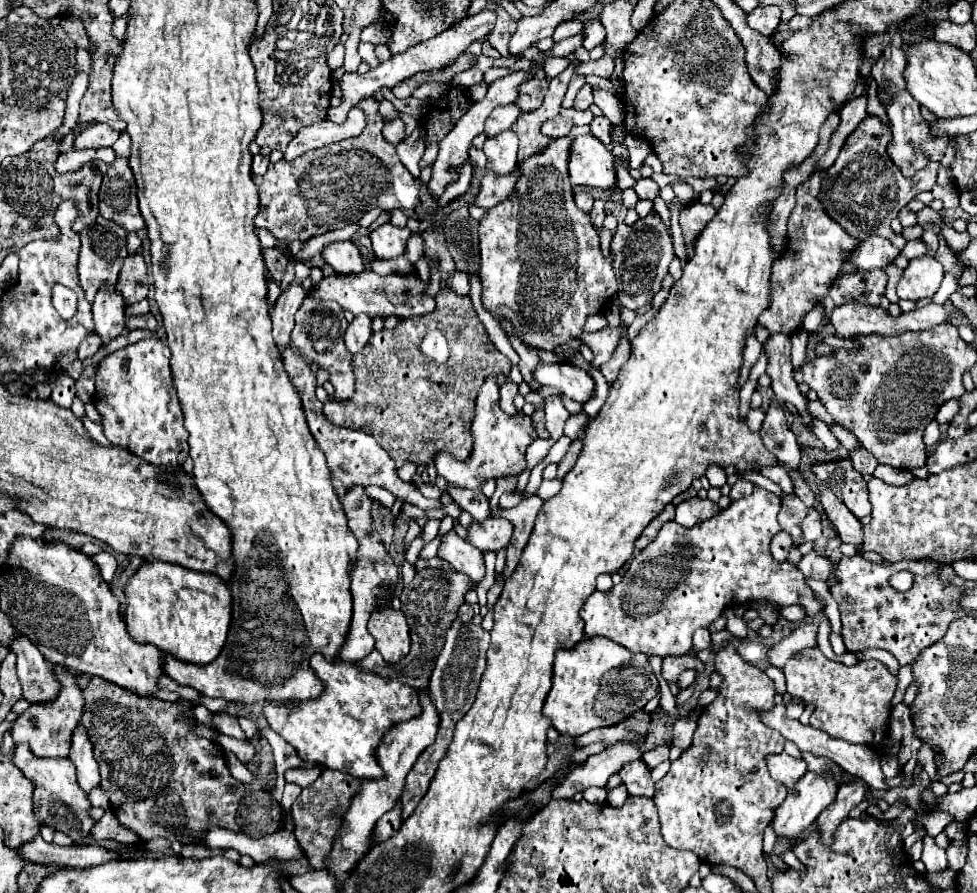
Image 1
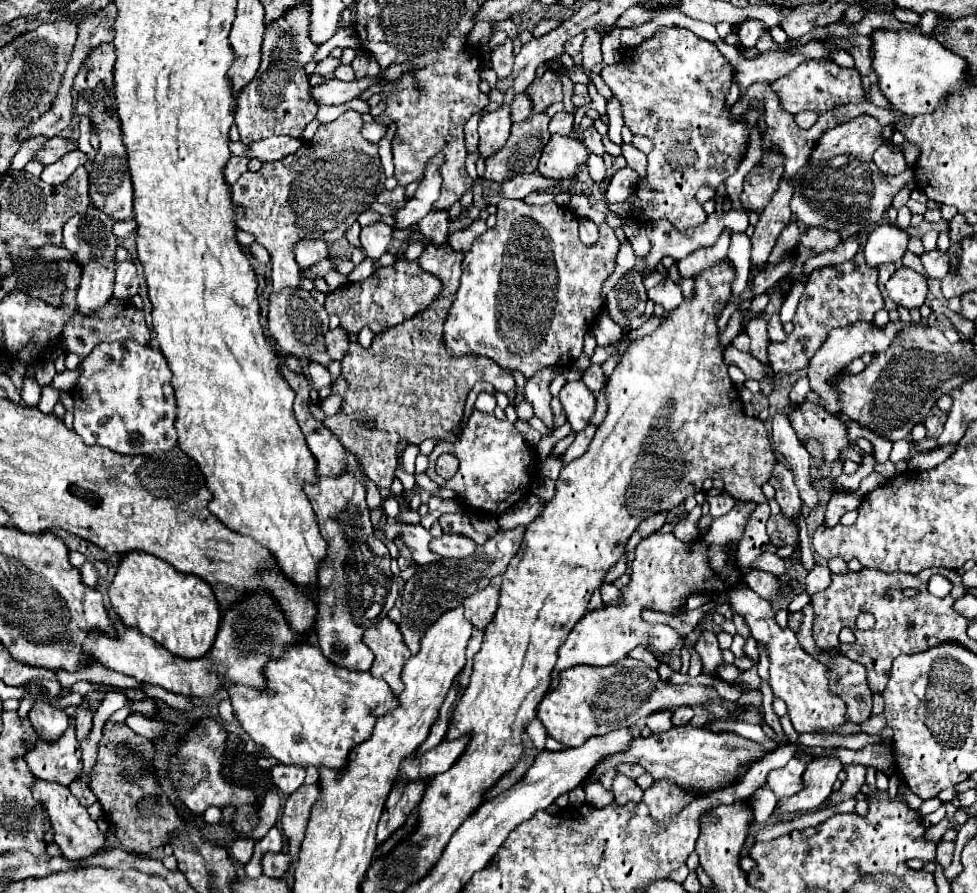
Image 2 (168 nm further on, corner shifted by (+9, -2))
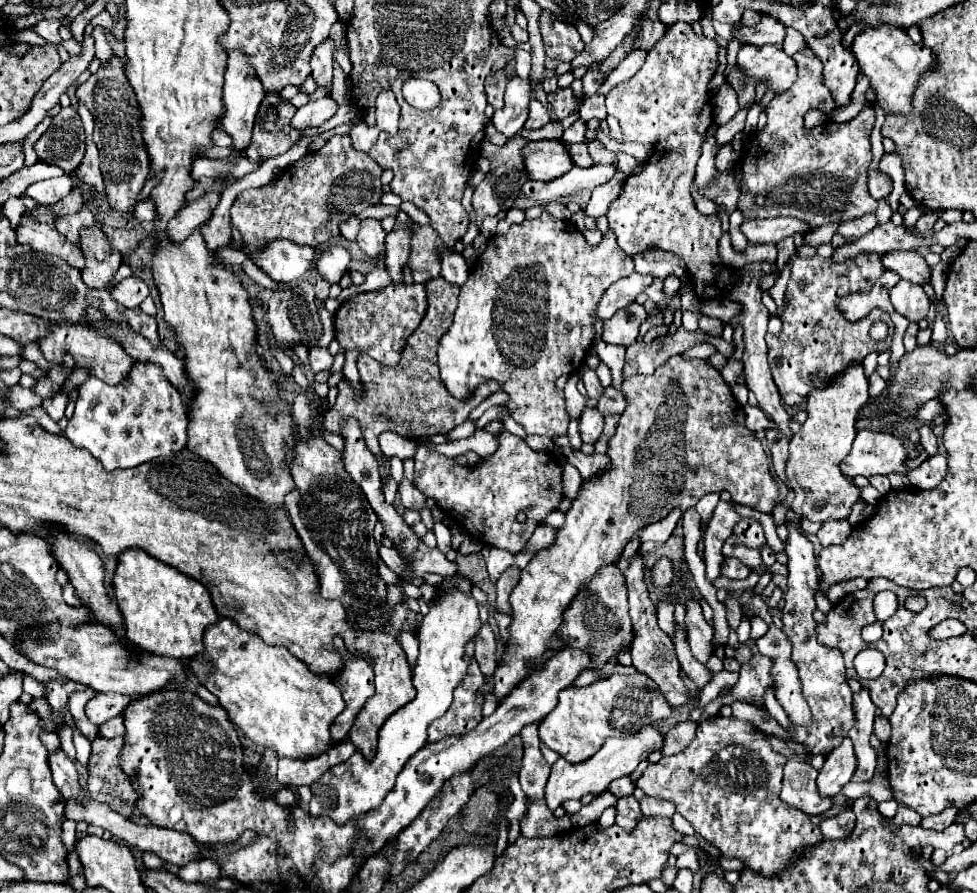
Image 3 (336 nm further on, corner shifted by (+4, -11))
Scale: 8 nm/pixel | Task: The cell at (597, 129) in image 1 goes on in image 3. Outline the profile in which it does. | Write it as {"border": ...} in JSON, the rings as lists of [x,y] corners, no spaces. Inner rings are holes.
{"border":[[[590,141],[588,151],[590,151],[590,157],[594,163],[616,163],[618,161],[616,153],[608,151],[600,141]]]}

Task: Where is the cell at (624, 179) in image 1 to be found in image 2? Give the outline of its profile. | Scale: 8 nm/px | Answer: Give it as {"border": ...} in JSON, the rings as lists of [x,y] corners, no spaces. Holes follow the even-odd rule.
{"border":[[[591,153],[587,160],[587,166],[591,179],[596,183],[600,183],[606,173],[606,167],[602,156]]]}

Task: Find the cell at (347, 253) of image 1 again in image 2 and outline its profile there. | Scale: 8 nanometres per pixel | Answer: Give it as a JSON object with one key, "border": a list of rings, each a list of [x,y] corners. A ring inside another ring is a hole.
{"border":[[[301,240],[295,246],[295,260],[303,270],[315,266],[323,258],[329,258],[329,248],[323,240]]]}

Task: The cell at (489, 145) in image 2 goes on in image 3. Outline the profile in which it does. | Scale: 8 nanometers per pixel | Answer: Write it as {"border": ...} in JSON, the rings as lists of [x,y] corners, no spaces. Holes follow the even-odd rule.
{"border":[[[516,71],[510,73],[510,79],[506,83],[504,103],[504,109],[494,113],[492,123],[502,135],[512,137],[524,127],[530,109],[530,81],[520,79]]]}

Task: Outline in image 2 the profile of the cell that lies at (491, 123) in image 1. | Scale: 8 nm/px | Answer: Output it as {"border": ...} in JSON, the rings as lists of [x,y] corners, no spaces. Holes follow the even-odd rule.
{"border":[[[517,94],[509,108],[511,108],[513,122],[523,122],[523,120],[527,120],[533,114],[531,112],[531,100],[525,94]]]}

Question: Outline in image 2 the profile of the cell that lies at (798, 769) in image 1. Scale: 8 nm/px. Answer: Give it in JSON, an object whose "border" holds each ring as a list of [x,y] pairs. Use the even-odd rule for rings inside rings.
{"border":[[[791,758],[783,768],[771,770],[767,778],[767,786],[775,792],[777,798],[797,794],[801,786],[801,774],[805,772],[805,764],[799,758]]]}

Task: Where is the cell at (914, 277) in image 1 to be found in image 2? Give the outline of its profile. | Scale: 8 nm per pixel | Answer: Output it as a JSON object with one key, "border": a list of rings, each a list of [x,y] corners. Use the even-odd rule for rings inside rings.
{"border":[[[901,266],[885,284],[887,288],[887,294],[889,298],[895,302],[895,304],[901,304],[905,308],[919,308],[923,302],[925,302],[925,296],[927,296],[927,280],[911,270],[911,268],[905,268]]]}

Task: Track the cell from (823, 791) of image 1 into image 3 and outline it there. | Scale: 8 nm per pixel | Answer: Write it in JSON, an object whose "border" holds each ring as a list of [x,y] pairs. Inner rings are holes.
{"border":[[[850,737],[842,739],[842,743],[826,755],[826,763],[818,775],[818,789],[824,797],[836,797],[840,789],[852,779],[856,771],[856,755],[850,743]]]}

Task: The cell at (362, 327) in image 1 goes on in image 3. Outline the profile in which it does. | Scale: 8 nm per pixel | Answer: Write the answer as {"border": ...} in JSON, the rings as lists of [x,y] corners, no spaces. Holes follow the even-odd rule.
{"border":[[[312,347],[308,349],[308,361],[310,361],[310,369],[312,373],[318,371],[326,371],[332,367],[332,355],[328,353],[328,349],[320,349],[320,347]]]}

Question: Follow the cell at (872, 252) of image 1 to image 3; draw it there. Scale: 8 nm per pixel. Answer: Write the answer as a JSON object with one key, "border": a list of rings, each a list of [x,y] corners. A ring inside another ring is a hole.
{"border":[[[892,251],[882,257],[886,269],[896,271],[902,279],[918,285],[930,283],[930,265],[916,251]]]}

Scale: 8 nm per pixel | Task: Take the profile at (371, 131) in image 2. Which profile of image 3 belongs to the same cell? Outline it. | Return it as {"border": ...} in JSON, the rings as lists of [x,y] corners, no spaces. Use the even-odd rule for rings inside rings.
{"border":[[[358,121],[356,125],[350,127],[348,135],[350,135],[350,143],[356,151],[370,151],[370,147],[376,143],[378,139],[378,127],[368,127],[366,123]]]}

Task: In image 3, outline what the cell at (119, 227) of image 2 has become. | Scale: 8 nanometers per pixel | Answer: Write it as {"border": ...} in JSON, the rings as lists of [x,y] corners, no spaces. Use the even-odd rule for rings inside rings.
{"border":[[[150,197],[144,199],[144,201],[140,201],[140,203],[136,205],[136,209],[134,209],[134,219],[136,219],[138,223],[150,223],[150,221],[156,219],[156,215],[154,215],[154,201],[152,201]]]}

